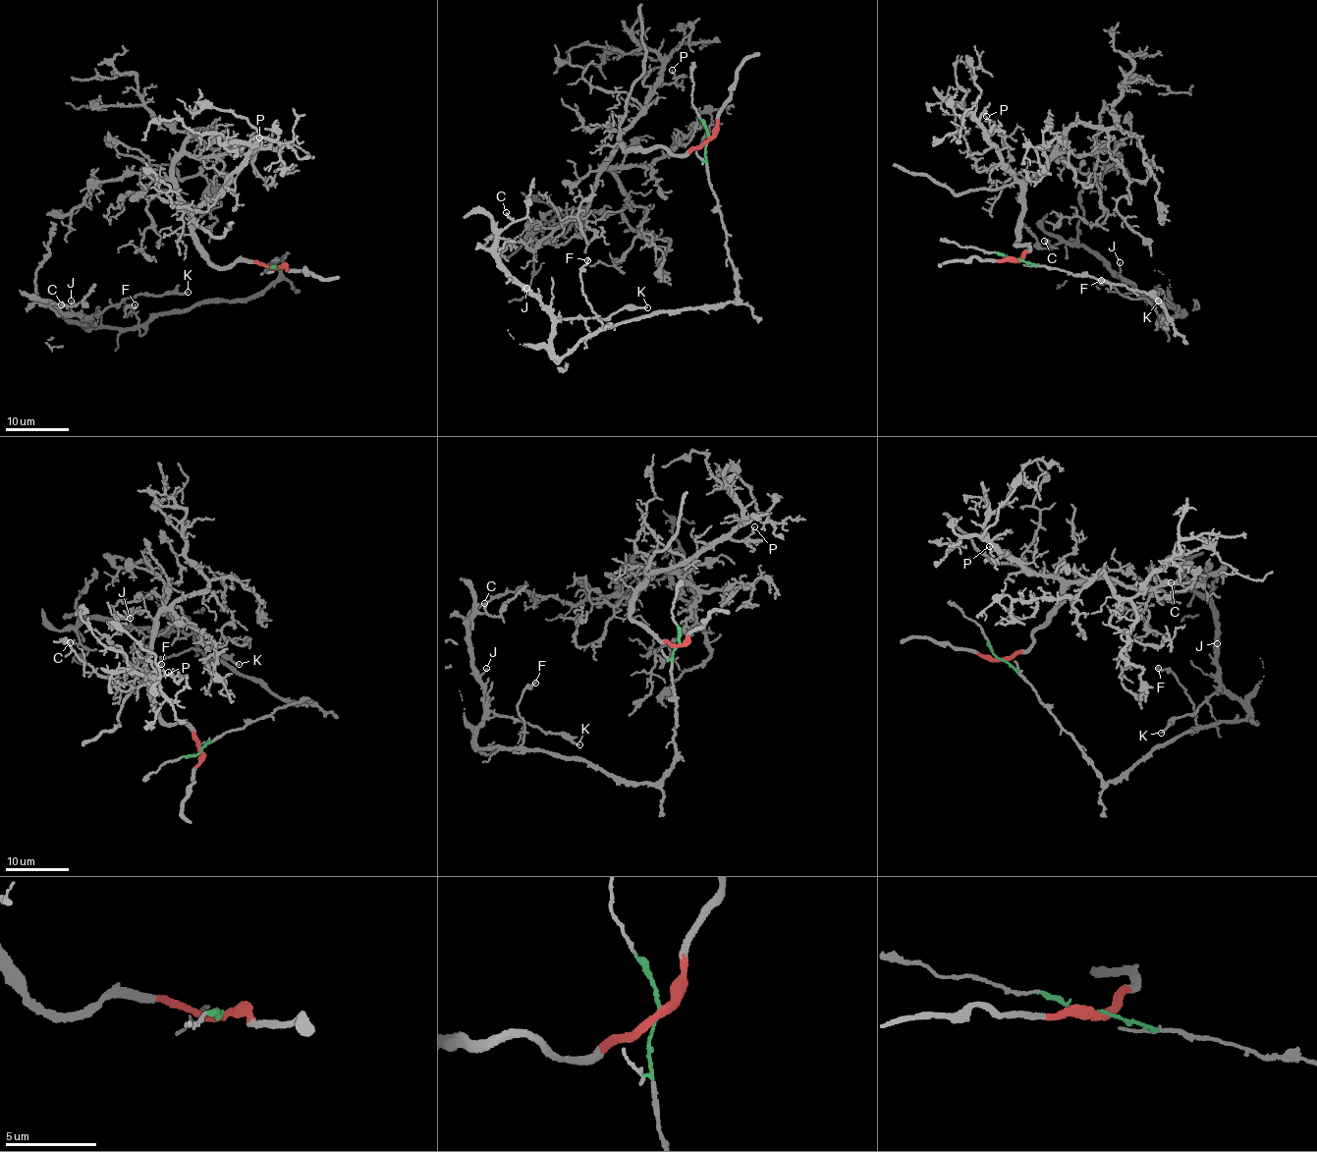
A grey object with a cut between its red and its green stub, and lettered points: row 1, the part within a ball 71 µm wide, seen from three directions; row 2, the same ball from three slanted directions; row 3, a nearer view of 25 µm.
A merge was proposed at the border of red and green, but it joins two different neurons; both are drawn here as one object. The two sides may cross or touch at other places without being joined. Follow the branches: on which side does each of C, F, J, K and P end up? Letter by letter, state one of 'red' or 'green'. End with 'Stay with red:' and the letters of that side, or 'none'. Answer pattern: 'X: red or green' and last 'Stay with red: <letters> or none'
C: green
F: green
J: green
K: green
P: red
Stay with red: P

